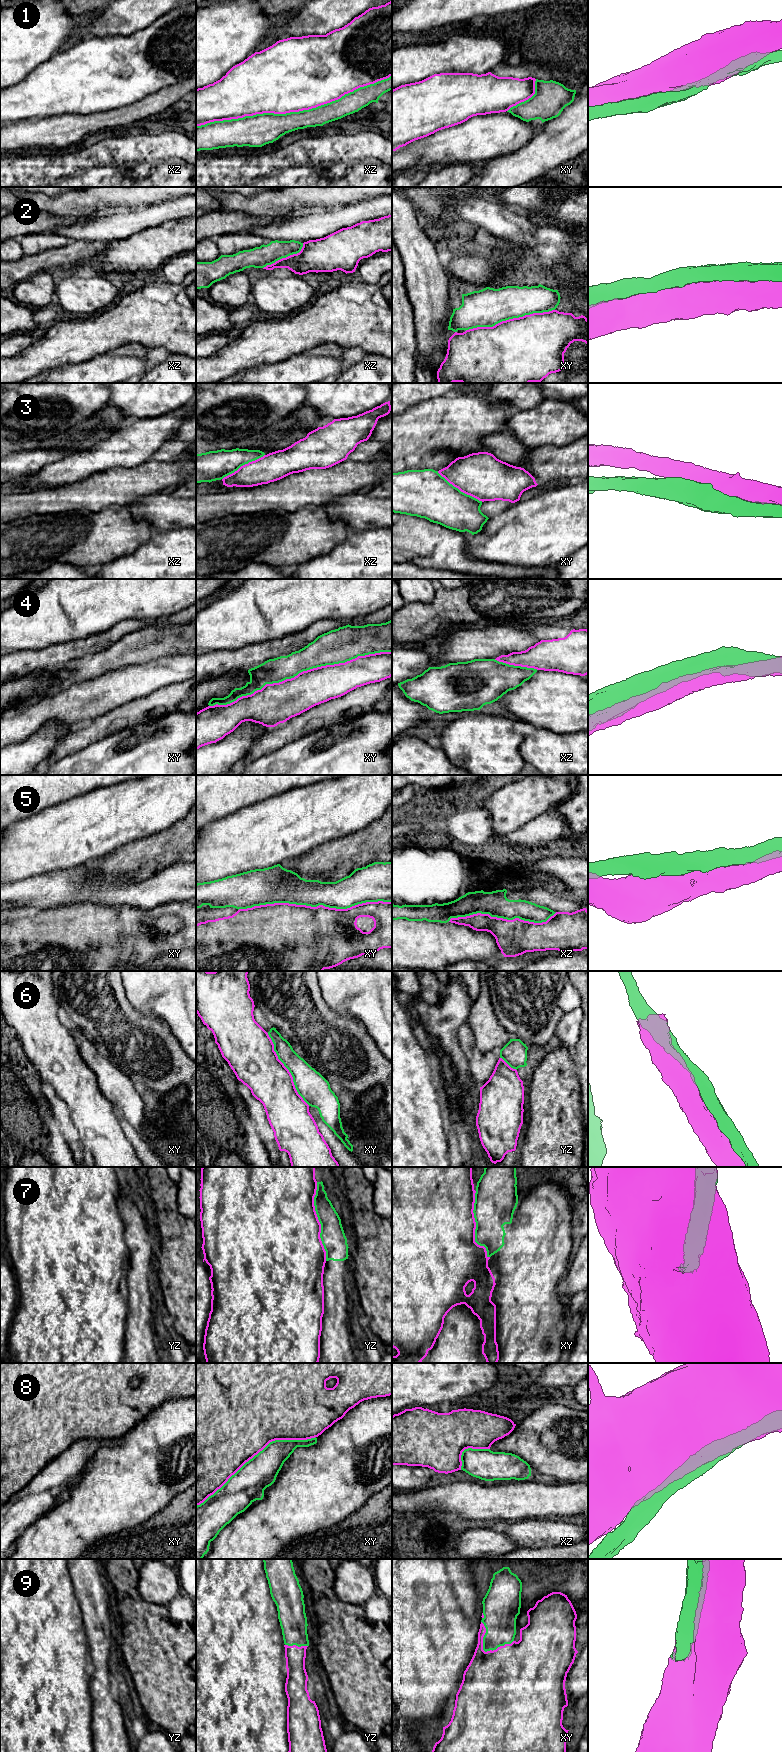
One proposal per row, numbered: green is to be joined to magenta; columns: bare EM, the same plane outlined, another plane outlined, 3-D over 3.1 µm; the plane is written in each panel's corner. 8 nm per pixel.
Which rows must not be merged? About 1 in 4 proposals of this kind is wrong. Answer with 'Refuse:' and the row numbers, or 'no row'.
Refuse: 1, 5, 7, 8

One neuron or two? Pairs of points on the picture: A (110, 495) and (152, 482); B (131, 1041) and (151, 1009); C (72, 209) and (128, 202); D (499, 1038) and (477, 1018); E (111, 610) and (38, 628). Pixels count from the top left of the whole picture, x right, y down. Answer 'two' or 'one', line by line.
A: one
B: two
C: one
D: one
E: one

